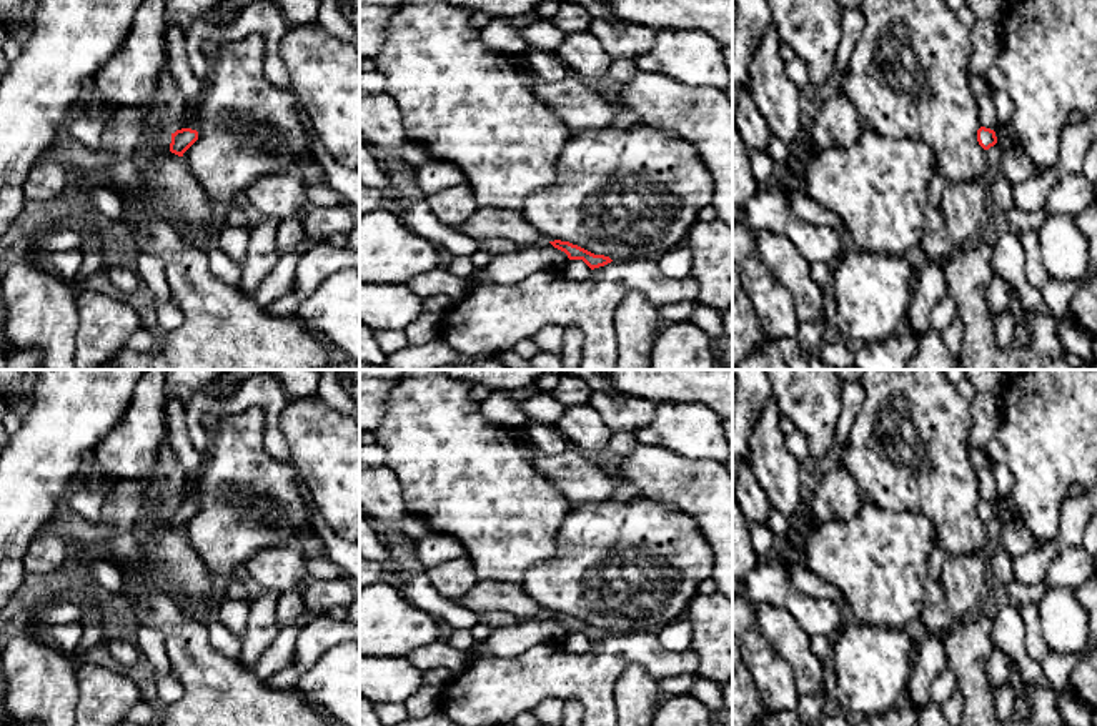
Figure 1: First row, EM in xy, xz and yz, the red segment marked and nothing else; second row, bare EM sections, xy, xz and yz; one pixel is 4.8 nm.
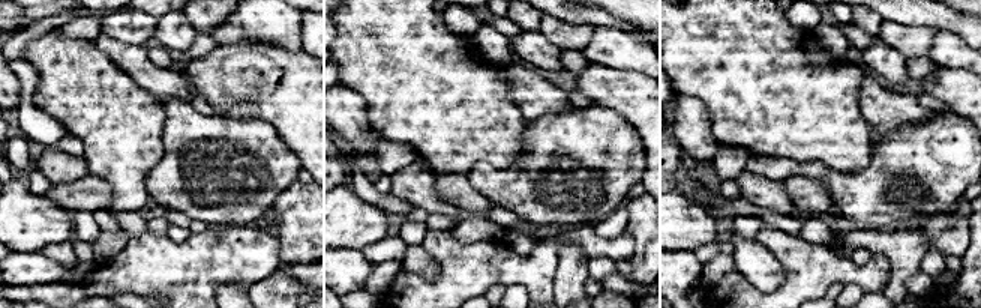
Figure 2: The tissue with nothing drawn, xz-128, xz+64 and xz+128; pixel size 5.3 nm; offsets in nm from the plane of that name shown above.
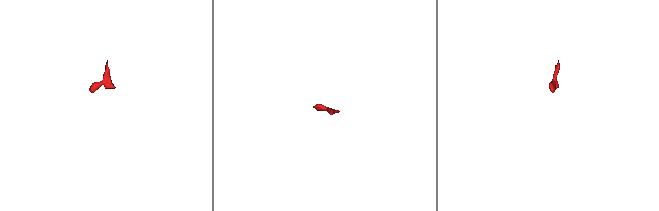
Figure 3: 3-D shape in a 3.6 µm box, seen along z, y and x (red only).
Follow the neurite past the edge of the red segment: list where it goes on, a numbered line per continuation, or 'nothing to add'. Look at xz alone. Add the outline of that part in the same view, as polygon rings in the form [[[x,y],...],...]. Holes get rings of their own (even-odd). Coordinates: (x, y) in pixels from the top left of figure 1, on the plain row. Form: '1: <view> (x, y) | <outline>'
1: xz (578, 643) | [[[568,633],[561,644],[566,651],[576,654],[588,653],[591,648],[591,641],[583,633]]]

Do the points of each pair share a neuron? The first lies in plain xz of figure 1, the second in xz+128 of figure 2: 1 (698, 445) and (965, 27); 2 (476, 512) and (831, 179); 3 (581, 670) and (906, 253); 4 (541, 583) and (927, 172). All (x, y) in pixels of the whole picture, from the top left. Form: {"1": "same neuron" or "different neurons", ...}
{"1": "different neurons", "2": "different neurons", "3": "different neurons", "4": "same neuron"}

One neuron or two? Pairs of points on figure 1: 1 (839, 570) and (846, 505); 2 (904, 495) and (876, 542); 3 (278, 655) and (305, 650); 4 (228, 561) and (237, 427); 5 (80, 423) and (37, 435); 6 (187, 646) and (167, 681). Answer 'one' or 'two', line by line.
1: two
2: two
3: two
4: one
5: one
6: two

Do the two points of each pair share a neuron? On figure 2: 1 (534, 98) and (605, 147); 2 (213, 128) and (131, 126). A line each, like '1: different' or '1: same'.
1: different
2: different

